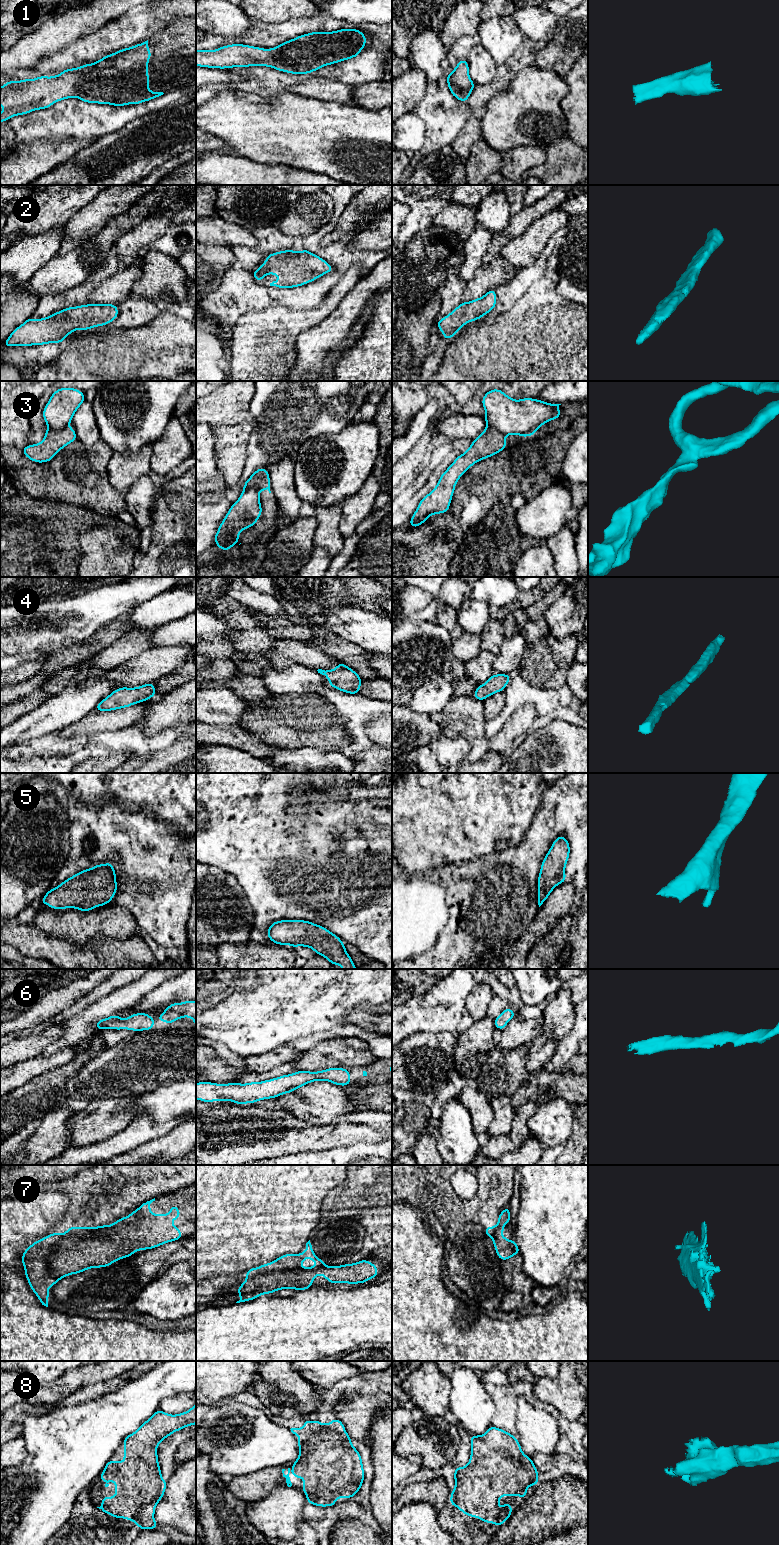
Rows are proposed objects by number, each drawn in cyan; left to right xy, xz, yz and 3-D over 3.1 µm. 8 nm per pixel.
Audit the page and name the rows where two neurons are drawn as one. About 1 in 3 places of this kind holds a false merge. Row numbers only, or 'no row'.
3

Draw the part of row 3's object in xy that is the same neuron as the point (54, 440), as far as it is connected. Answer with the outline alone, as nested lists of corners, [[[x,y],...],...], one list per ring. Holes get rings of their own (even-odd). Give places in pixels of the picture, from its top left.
[[[66,426],[59,430],[48,429],[41,443],[28,445],[22,449],[28,459],[43,463],[51,461],[62,448],[75,440],[77,436],[74,428]]]

